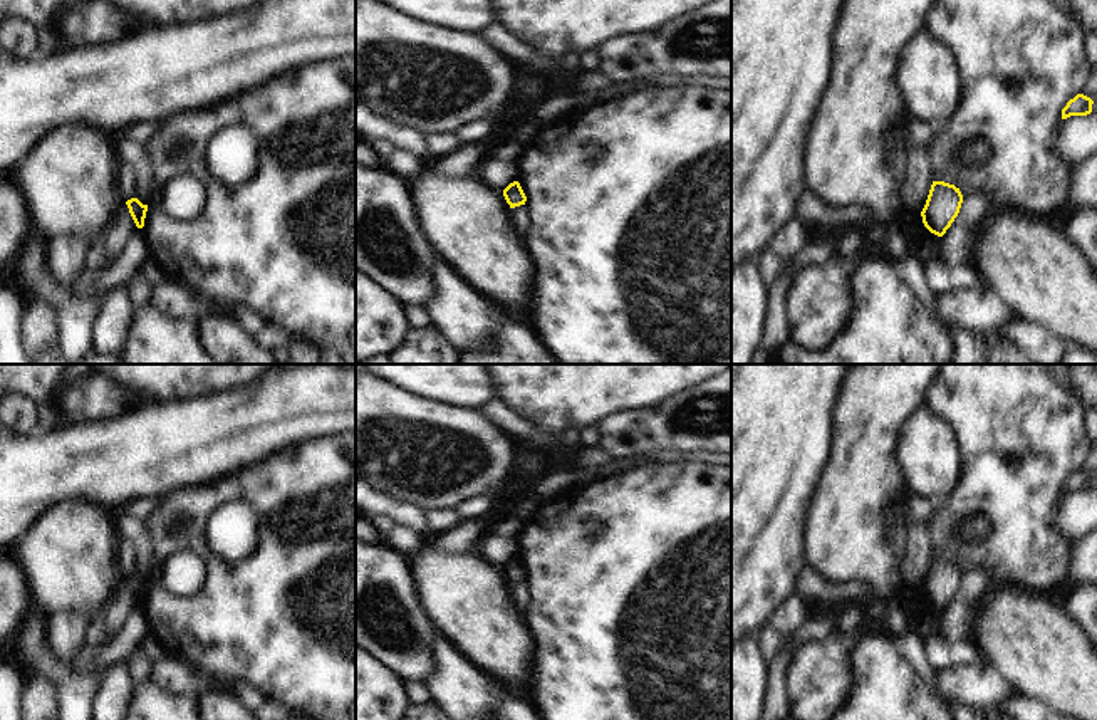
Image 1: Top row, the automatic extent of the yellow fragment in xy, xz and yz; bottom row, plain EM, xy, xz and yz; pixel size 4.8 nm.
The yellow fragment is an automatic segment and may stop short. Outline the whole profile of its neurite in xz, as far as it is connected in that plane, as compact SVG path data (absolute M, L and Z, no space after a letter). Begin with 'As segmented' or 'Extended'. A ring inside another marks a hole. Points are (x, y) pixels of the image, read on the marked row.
As segmented. M518 181L510 183L505 190L503 190L503 196L507 200L507 203L510 205L510 208L525 205L527 196L520 186Z

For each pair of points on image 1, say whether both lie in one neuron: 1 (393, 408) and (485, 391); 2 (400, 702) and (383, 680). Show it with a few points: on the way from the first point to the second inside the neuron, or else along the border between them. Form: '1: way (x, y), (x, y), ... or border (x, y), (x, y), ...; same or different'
1: border (398, 385), (435, 400), (445, 400), (473, 410); different
2: way (395, 697), (383, 685); same

